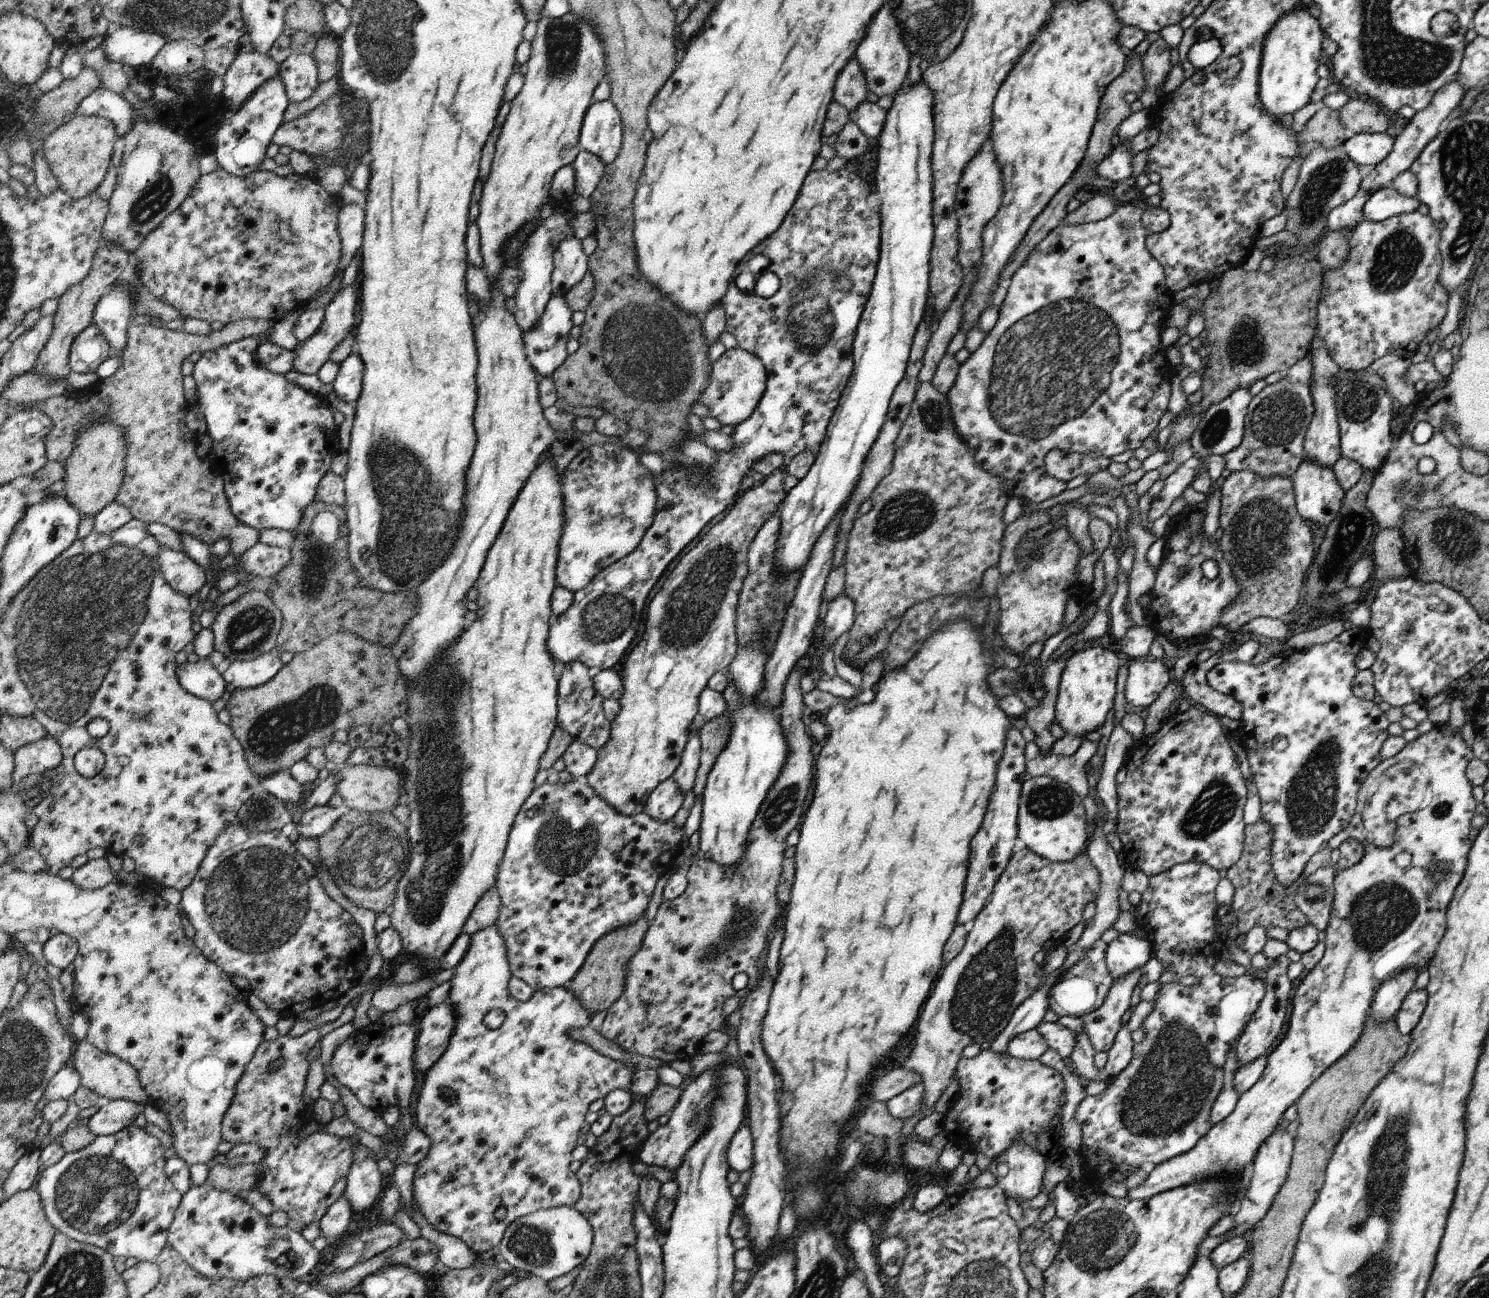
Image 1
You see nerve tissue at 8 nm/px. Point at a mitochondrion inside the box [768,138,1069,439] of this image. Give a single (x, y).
(811, 313)

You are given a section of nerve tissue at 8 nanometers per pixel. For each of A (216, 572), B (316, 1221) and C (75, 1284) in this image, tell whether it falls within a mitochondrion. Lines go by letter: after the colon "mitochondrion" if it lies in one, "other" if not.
A: other
B: other
C: mitochondrion

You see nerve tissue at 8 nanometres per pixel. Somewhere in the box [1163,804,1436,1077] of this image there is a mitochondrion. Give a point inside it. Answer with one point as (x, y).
(1378, 915)

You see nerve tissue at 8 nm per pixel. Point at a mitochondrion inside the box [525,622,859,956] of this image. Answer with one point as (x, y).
(561, 844)

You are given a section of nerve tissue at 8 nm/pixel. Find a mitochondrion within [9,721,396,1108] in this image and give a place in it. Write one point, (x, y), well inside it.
(256, 900)

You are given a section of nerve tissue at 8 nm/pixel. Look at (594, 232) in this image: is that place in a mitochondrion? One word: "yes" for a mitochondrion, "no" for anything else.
no

